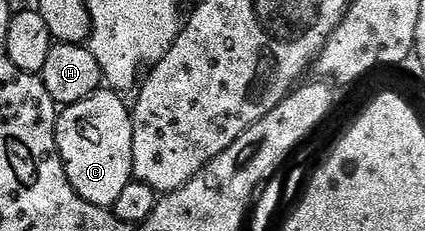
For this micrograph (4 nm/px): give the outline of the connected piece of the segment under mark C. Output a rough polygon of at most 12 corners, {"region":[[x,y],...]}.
{"region":[[111,89],[67,104],[70,185],[109,209],[132,174],[132,113]]}

